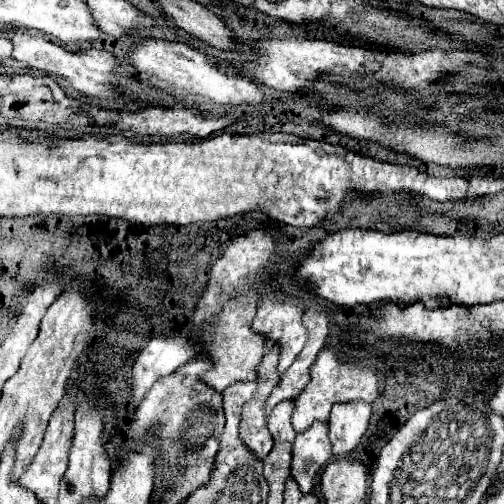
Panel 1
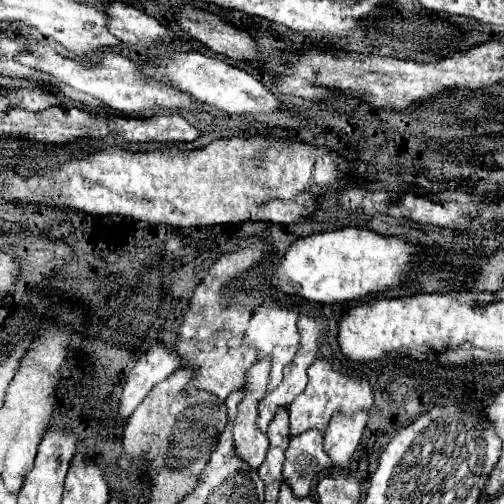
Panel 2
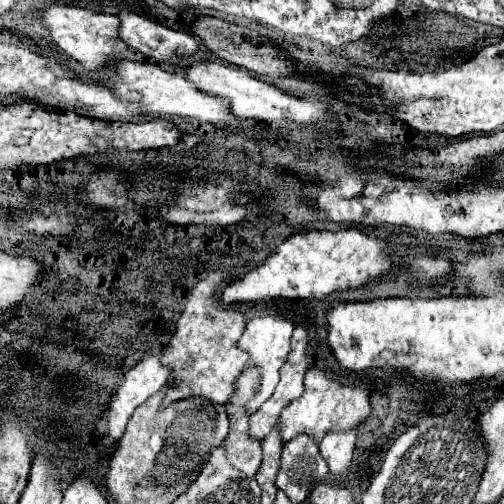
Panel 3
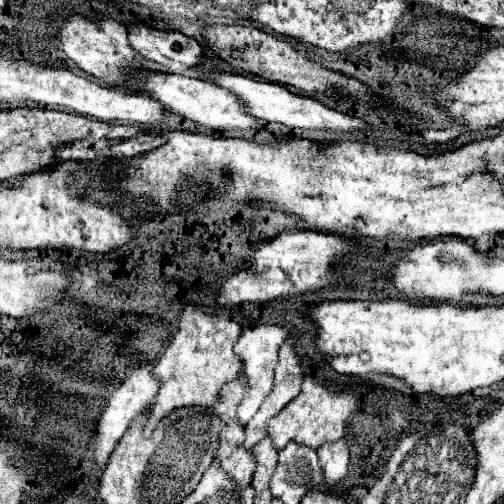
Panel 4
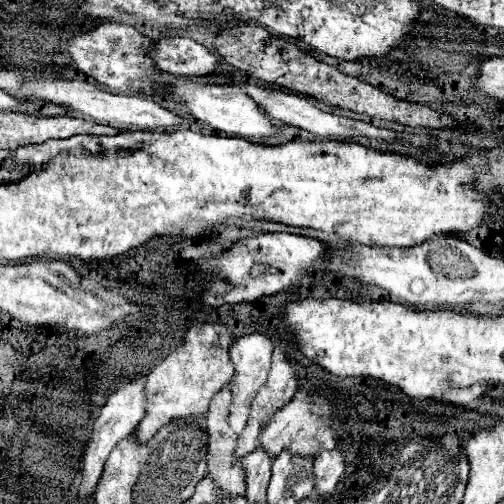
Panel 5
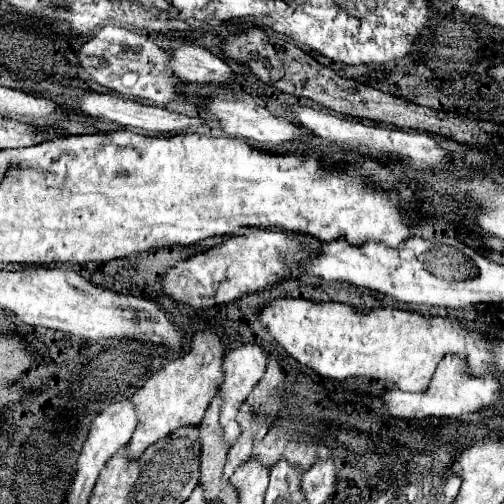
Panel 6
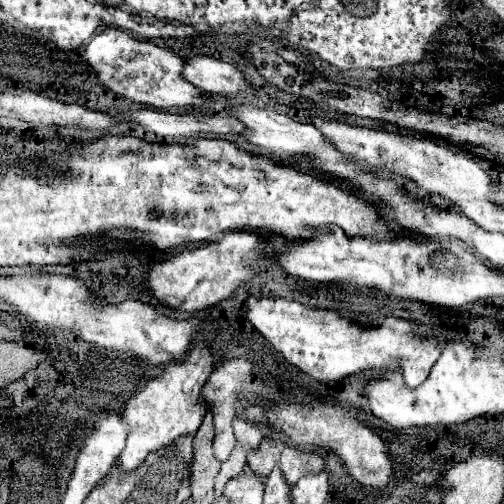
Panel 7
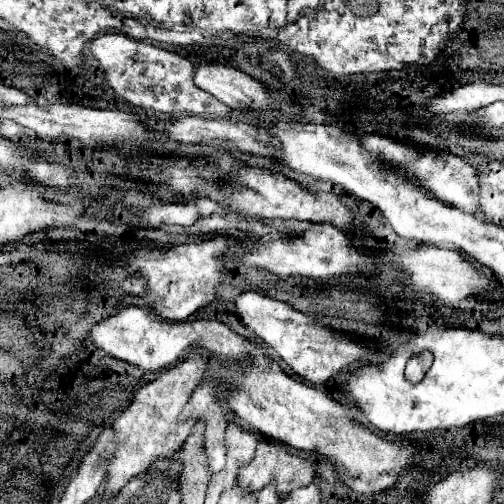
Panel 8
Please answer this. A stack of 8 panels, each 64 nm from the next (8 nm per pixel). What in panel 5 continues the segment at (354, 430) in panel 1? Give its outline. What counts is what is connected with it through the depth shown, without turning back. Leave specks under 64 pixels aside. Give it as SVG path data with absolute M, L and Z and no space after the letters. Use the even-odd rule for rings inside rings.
M334 448L334 450L326 450L326 452L318 452L316 462L314 462L316 494L318 496L330 494L336 488L344 470L346 470L346 462L344 462L342 450Z

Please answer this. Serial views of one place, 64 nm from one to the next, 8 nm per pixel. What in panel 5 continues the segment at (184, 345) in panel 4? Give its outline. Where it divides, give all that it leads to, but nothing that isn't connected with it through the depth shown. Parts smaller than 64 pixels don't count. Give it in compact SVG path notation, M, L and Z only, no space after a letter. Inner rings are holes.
M192 320L186 326L180 344L170 350L170 354L148 374L146 416L136 430L140 442L148 442L160 426L168 424L174 418L198 418L208 412L212 396L234 378L234 364L228 352L232 342L234 334L224 324L206 324Z

